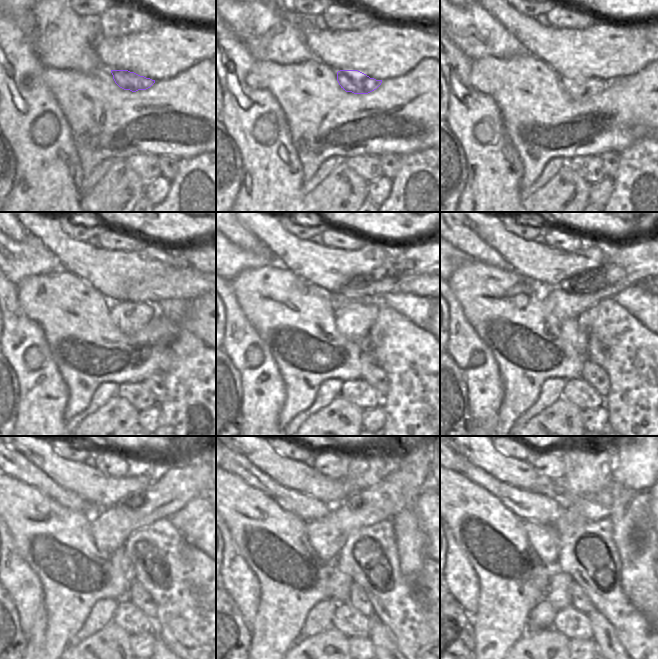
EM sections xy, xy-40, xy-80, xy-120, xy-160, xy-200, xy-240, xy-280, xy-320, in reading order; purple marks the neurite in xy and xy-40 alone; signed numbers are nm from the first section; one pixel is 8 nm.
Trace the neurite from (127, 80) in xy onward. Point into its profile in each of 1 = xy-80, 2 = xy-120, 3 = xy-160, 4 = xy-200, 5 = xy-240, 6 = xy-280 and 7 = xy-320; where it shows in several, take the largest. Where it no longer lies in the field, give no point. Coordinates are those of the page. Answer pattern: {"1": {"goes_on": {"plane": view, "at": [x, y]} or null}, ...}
{"1": {"goes_on": {"plane": "xy-80", "at": [577, 89]}}, "2": {"goes_on": {"plane": "xy-120", "at": [129, 317]}}, "3": {"goes_on": {"plane": "xy-160", "at": [353, 321]}}, "4": {"goes_on": {"plane": "xy-200", "at": [571, 331]}}, "5": {"goes_on": {"plane": "xy-240", "at": [120, 562]}}, "6": {"goes_on": {"plane": "xy-280", "at": [338, 586]}}, "7": {"goes_on": {"plane": "xy-320", "at": [558, 595]}}}

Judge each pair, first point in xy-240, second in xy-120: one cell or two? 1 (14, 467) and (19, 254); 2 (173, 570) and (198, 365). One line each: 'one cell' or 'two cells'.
1: two cells
2: one cell

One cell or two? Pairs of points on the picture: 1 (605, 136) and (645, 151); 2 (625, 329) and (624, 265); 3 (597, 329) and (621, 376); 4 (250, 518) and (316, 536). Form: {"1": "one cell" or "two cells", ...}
{"1": "two cells", "2": "two cells", "3": "one cell", "4": "two cells"}

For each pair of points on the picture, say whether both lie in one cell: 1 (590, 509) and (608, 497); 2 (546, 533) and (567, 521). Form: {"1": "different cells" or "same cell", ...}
{"1": "same cell", "2": "different cells"}

